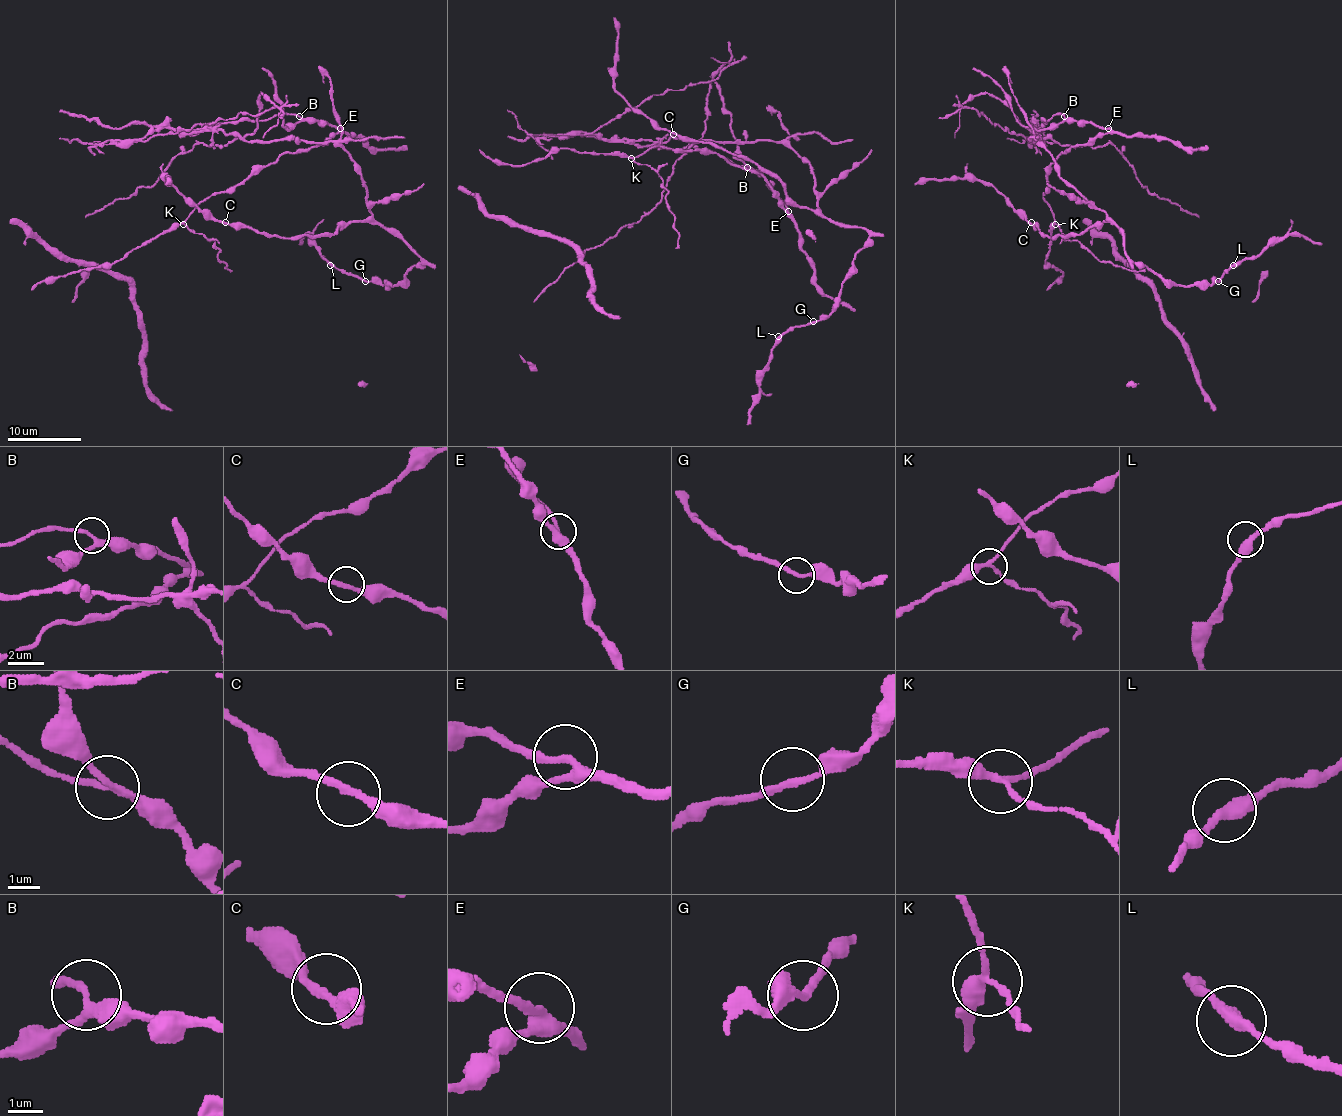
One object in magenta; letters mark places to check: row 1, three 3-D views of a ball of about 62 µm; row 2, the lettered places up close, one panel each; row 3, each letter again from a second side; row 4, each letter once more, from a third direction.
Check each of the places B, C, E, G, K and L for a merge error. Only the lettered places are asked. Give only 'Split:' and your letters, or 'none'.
Split: B, K

